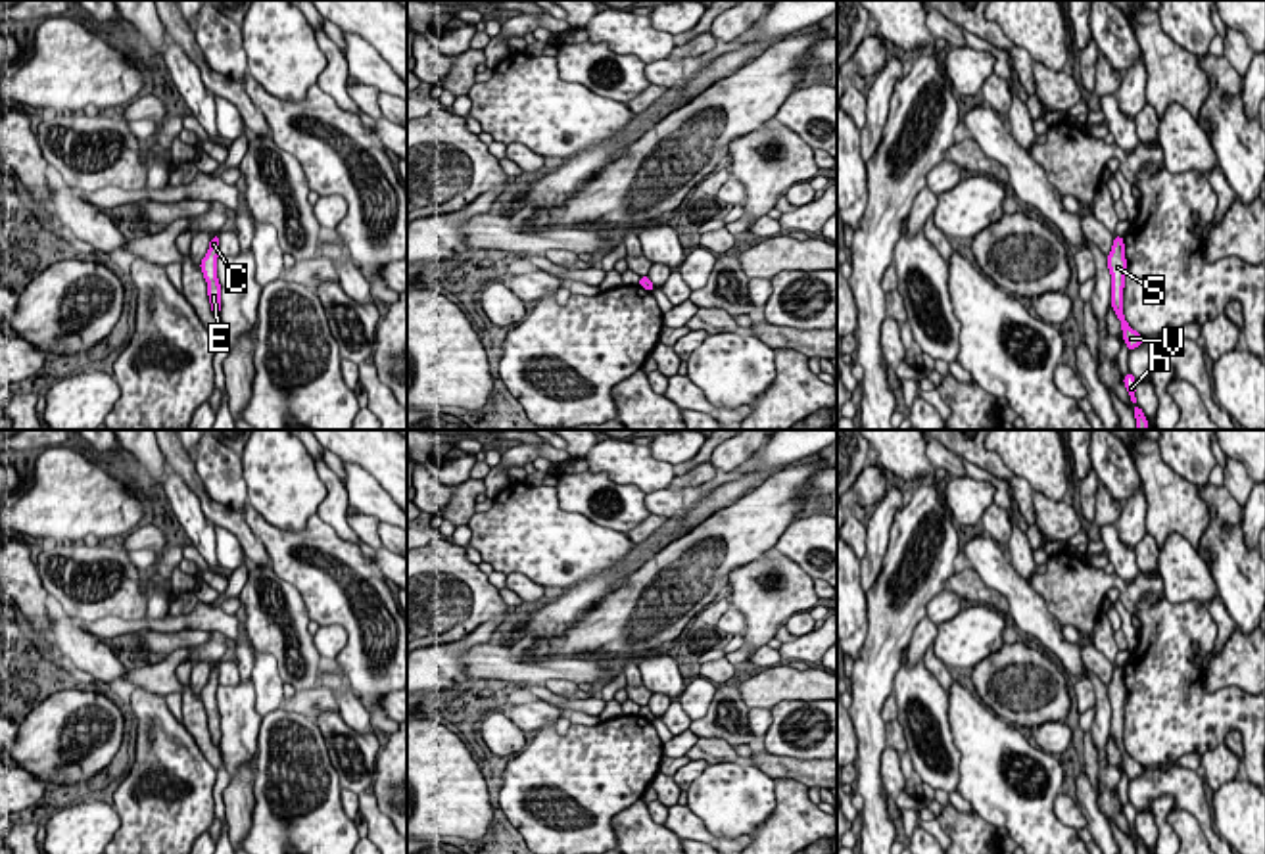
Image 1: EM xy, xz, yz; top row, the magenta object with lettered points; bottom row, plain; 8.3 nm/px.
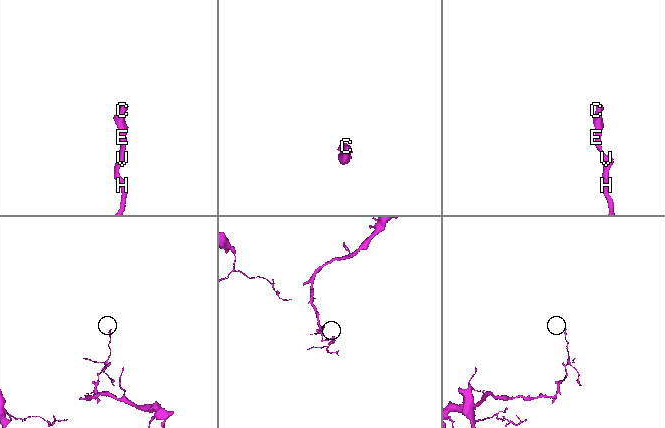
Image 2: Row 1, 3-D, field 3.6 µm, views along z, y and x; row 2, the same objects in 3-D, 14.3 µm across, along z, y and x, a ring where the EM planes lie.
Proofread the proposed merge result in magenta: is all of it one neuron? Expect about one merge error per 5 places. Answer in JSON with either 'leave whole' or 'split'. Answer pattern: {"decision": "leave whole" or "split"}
{"decision": "leave whole"}

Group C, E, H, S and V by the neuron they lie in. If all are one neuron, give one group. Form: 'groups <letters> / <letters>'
groups C E H S V

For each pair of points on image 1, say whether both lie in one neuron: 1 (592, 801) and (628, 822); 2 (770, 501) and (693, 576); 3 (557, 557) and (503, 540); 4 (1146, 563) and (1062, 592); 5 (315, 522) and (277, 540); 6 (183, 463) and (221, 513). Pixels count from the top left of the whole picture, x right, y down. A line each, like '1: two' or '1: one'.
1: two
2: one
3: one
4: two
5: one
6: one

